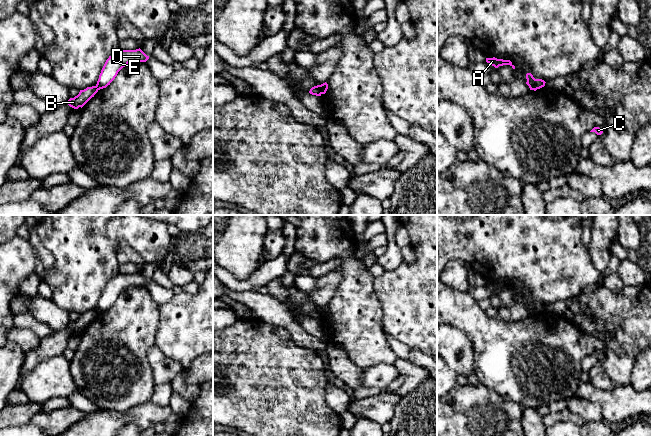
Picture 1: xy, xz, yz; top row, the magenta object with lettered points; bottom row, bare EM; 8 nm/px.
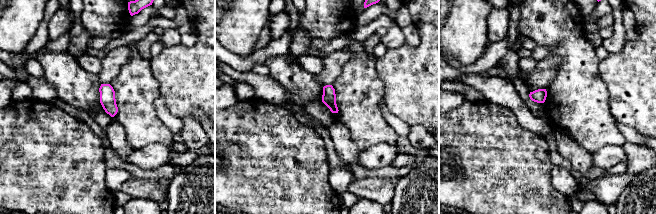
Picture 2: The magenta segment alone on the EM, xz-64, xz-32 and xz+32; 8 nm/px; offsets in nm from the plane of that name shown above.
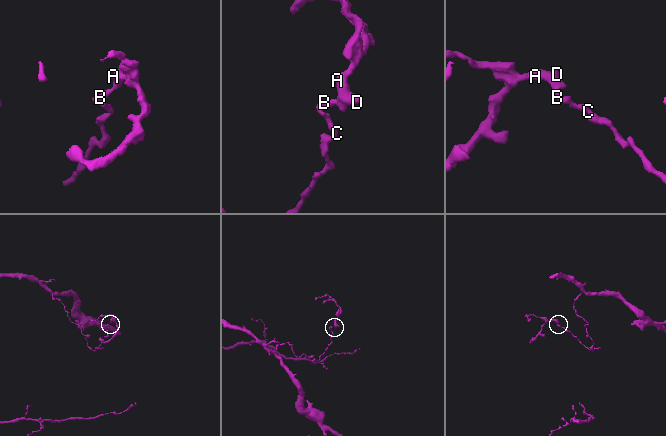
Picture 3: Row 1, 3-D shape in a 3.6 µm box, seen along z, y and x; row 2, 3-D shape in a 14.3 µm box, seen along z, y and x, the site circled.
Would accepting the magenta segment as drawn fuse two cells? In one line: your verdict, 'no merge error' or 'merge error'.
merge error

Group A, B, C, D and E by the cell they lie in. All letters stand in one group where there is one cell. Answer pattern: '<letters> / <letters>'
A D E / B C

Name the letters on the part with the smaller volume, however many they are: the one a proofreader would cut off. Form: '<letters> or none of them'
A, D, E

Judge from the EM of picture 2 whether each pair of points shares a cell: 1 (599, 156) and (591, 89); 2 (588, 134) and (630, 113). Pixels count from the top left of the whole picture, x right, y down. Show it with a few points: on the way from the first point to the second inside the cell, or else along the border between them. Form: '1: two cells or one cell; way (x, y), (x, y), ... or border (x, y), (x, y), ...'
1: two cells; border (621, 145), (602, 145), (591, 154)
2: two cells; border (609, 97), (609, 111), (617, 121)

